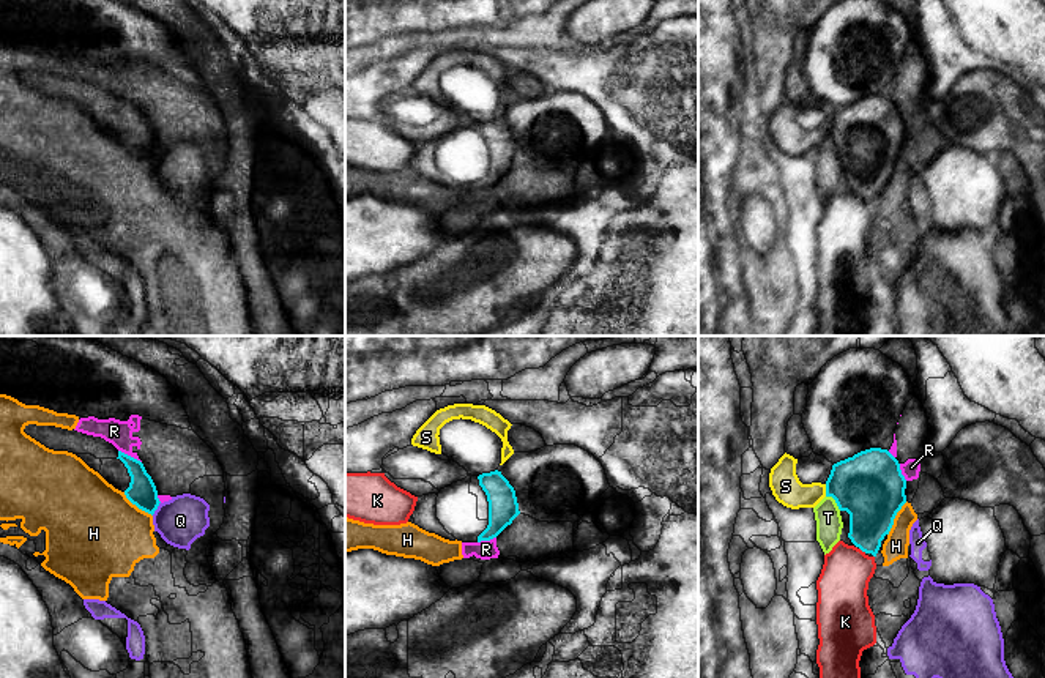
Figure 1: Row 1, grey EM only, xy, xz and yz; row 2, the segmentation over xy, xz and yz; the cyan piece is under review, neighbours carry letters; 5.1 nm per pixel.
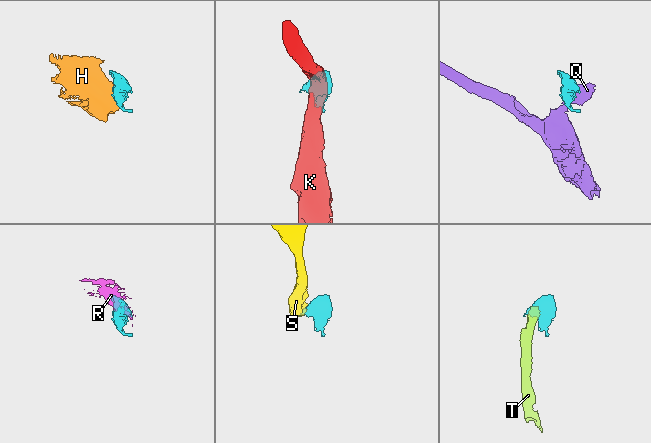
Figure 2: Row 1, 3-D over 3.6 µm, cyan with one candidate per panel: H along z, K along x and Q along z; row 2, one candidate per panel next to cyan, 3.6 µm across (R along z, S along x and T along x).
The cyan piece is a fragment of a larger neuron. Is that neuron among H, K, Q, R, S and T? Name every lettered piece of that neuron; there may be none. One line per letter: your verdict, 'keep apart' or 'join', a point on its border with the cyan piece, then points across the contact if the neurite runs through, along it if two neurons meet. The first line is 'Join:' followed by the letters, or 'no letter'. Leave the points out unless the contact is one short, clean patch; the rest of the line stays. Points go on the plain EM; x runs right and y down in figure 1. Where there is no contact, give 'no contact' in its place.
Join: no letter
H: keep apart; contact yz (894, 164); border yz (907, 149), (897, 160), (888, 182)
K: keep apart; contact yz (862, 197); border yz (859, 194), (866, 199)
Q: keep apart; contact xy (156, 155); border xy (159, 149), (152, 161)
R: keep apart; contact xy (130, 103); border xy (119, 96), (141, 109)
S: keep apart; contact yz (826, 137); border yz (825, 131), (826, 142)
T: keep apart; contact yz (836, 149); border yz (826, 142), (840, 156)

